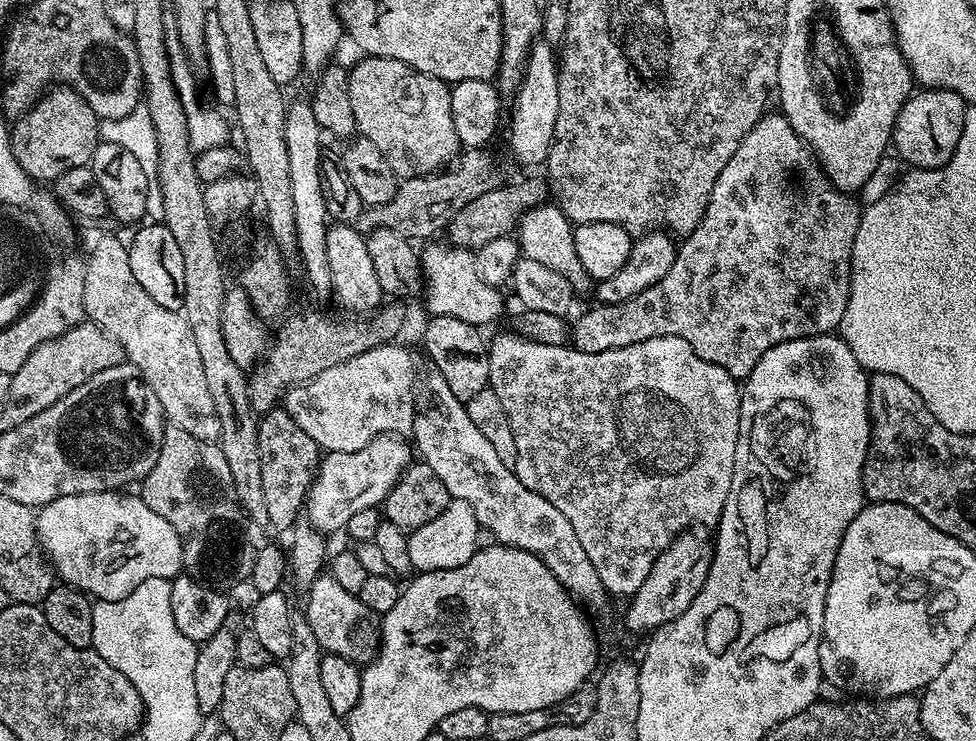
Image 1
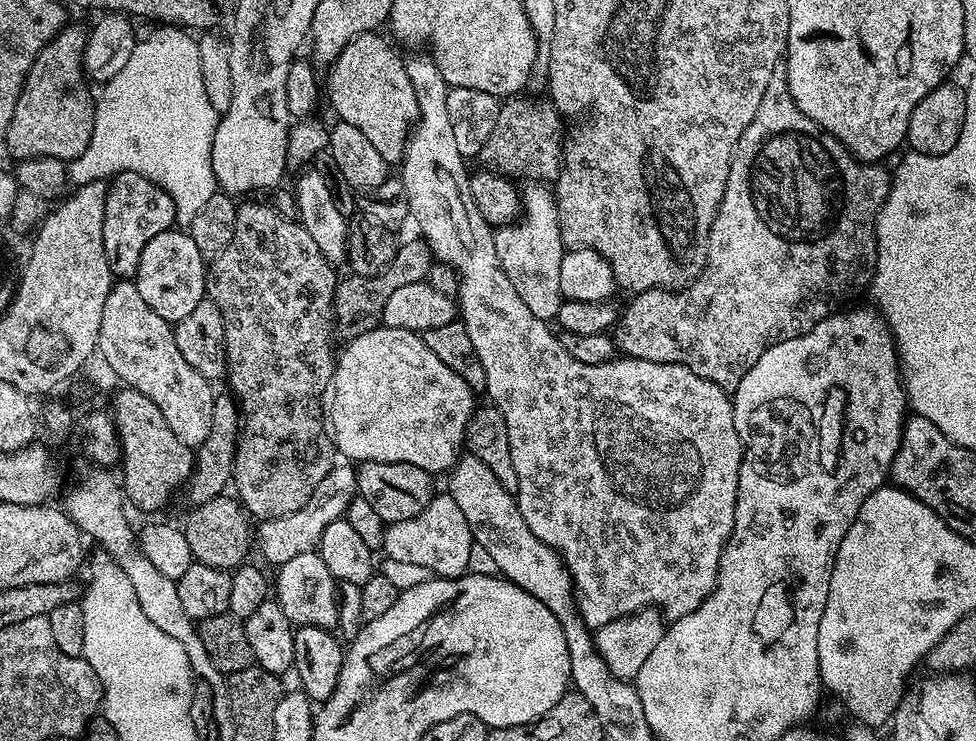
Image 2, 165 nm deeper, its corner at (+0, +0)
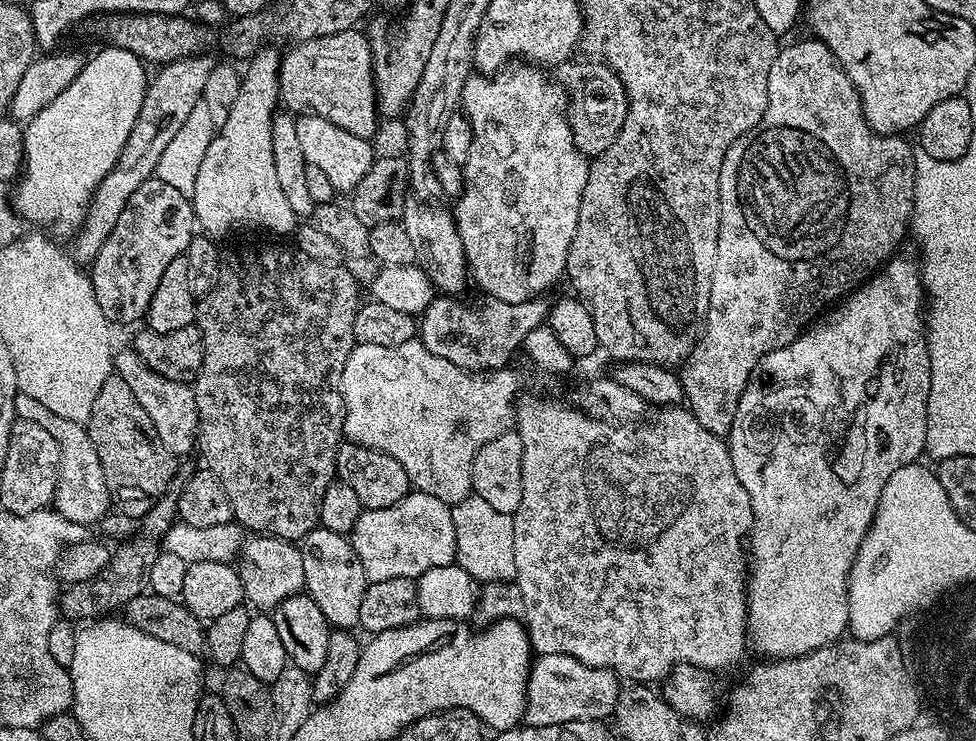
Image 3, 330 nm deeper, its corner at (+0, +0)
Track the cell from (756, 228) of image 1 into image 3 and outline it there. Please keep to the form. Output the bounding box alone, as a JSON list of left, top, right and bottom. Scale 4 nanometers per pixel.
[678,39,917,437]

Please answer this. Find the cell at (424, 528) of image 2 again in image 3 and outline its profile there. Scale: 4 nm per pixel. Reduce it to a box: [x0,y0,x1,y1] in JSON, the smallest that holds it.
[350,490,456,581]

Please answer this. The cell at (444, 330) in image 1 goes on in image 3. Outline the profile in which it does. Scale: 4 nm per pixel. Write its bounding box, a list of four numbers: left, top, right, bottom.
[418,294,550,374]

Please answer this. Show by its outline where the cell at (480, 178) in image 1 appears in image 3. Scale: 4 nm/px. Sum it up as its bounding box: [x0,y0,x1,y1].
[558,58,628,158]

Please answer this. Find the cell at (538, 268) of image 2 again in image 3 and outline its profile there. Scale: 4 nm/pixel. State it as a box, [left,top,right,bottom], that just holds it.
[454,62,589,304]

